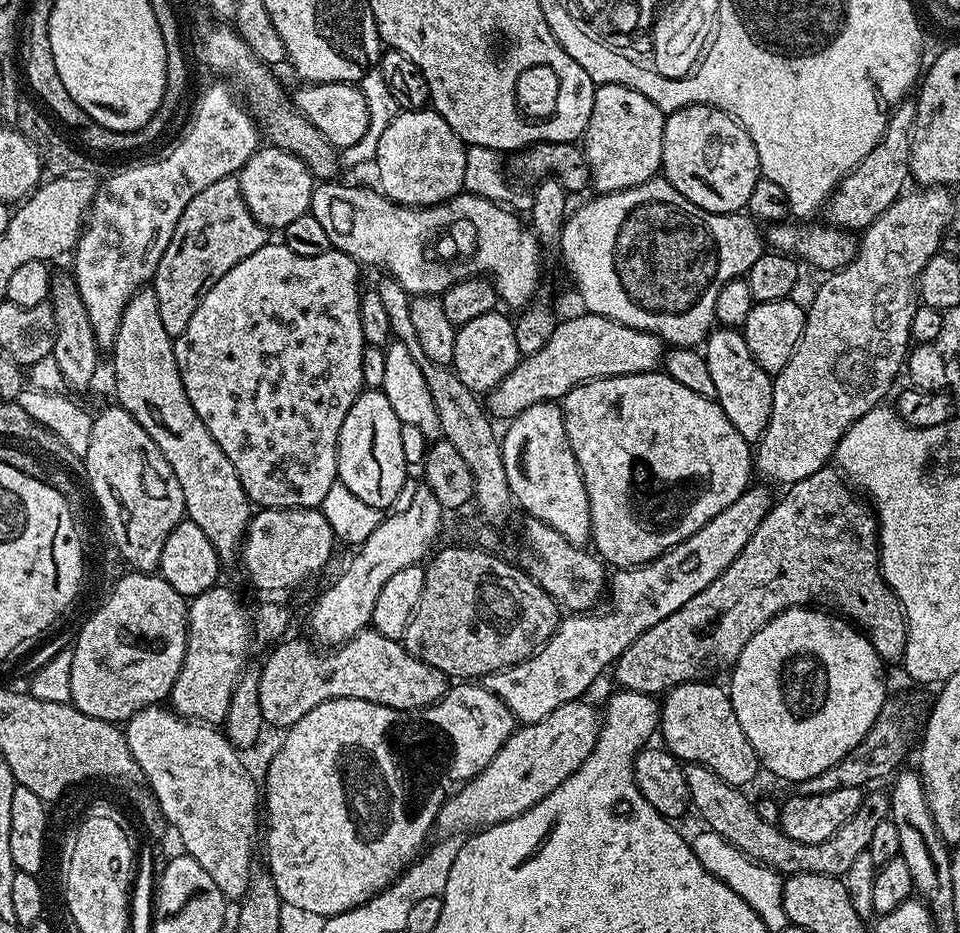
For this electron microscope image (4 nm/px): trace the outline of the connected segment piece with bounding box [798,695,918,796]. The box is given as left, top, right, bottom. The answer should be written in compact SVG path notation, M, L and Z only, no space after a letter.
M889 695L885 699L874 726L870 726L866 738L862 738L862 742L858 746L854 746L854 750L850 754L846 754L839 764L830 766L830 770L826 770L809 780L799 781L799 791L805 796L826 794L830 790L864 788L871 780L880 780L883 776L888 775L891 777L901 767L899 764L907 758L908 747L911 746L912 739L914 739L914 744L917 736L918 720L916 724L915 706L904 696Z

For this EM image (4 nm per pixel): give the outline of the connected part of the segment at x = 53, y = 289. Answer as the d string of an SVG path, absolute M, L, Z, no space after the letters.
M67 271L64 272L56 272L53 275L48 295L52 305L52 317L56 323L52 357L54 362L58 363L65 385L69 389L72 387L76 390L84 390L91 384L96 374L102 350L94 338L90 318L86 314L86 306L82 306L82 294L78 294L76 278Z

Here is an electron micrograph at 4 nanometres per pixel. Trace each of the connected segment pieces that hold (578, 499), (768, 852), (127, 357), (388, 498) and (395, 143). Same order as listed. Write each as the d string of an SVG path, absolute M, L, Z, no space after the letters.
M543 400L522 410L505 428L508 429L502 432L500 446L511 499L517 505L520 503L531 519L558 530L562 538L572 544L587 545L592 535L590 502L566 434L563 407Z
M684 764L684 777L688 787L691 807L705 820L707 827L726 842L732 843L750 859L783 874L796 876L800 872L826 874L837 878L847 877L847 872L867 853L870 838L874 838L874 829L890 816L890 796L887 791L871 792L864 797L862 806L847 822L826 842L802 842L799 844L781 832L767 815L761 812L755 803L751 804L735 784L728 784L714 770L701 764Z
M150 286L140 288L131 296L126 310L123 311L118 334L115 335L115 342L110 350L112 376L116 379L115 403L125 408L136 419L138 426L142 426L142 430L146 430L146 434L154 438L154 446L162 450L162 458L166 458L170 470L174 470L174 478L178 478L178 486L182 486L187 519L192 520L194 526L198 526L198 530L206 534L206 538L210 538L214 550L225 565L232 564L235 560L237 563L254 508L238 478L238 470L234 470L230 458L222 454L218 442L214 442L210 430L206 430L194 406L190 406L190 398L186 398L186 386L182 386L182 374L178 374L178 362L173 346L174 338L167 334L166 326L162 323L155 289Z
M381 390L361 391L360 397L350 406L350 414L346 414L346 422L342 422L342 430L336 447L336 475L339 483L346 486L353 494L358 494L362 502L381 510L393 507L398 492L402 489L403 482L410 476L410 465L402 455L402 430L401 422L394 414L389 399Z
M435 110L401 111L382 133L374 159L380 188L393 205L428 208L451 196L461 195L466 174L468 148Z

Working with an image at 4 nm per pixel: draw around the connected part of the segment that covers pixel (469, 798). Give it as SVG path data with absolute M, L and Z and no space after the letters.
M584 698L568 701L544 720L517 727L487 766L445 799L436 818L435 831L440 831L439 835L444 838L459 837L459 832L471 834L491 824L518 818L530 806L542 802L550 790L558 790L590 758L600 733L601 713L597 709L596 713L586 701Z

